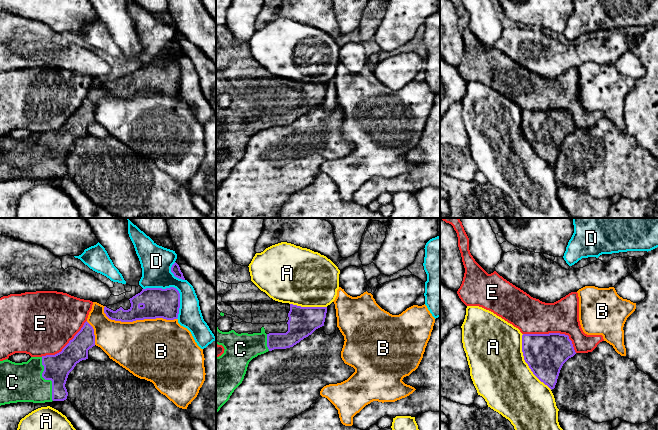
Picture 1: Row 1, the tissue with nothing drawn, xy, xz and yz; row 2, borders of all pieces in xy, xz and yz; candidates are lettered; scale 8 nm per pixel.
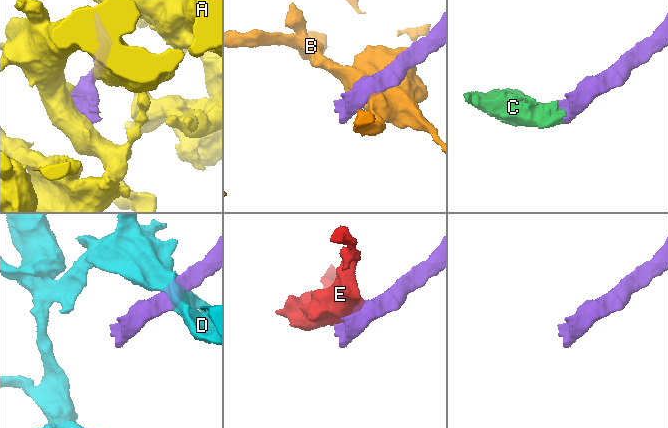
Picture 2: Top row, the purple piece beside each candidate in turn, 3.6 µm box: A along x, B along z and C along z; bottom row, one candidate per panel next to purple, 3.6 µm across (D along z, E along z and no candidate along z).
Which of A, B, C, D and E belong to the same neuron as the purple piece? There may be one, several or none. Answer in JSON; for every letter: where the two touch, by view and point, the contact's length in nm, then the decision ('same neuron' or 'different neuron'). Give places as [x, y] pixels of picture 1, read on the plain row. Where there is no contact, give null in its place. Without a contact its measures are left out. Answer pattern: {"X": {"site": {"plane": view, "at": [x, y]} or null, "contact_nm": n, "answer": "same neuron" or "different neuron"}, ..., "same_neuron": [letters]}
{"A": {"site": {"plane": "yz", "at": [526, 138]}, "contact_nm": 500, "answer": "different neuron"}, "B": {"site": {"plane": "xy", "at": [137, 95]}, "contact_nm": 600, "answer": "different neuron"}, "C": {"site": {"plane": "xy", "at": [47, 155]}, "contact_nm": 360, "answer": "same neuron"}, "D": {"site": {"plane": "xy", "at": [173, 63]}, "contact_nm": 380, "answer": "different neuron"}, "E": {"site": {"plane": "yz", "at": [554, 109]}, "contact_nm": 460, "answer": "different neuron"}, "same_neuron": ["C"]}

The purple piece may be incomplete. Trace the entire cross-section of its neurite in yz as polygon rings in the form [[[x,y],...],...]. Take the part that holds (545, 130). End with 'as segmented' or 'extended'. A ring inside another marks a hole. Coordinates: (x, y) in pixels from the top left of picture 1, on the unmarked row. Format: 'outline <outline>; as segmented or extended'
outline [[[560,109],[523,110],[522,128],[533,150],[551,166],[563,140],[576,130],[569,112]]]; as segmented

